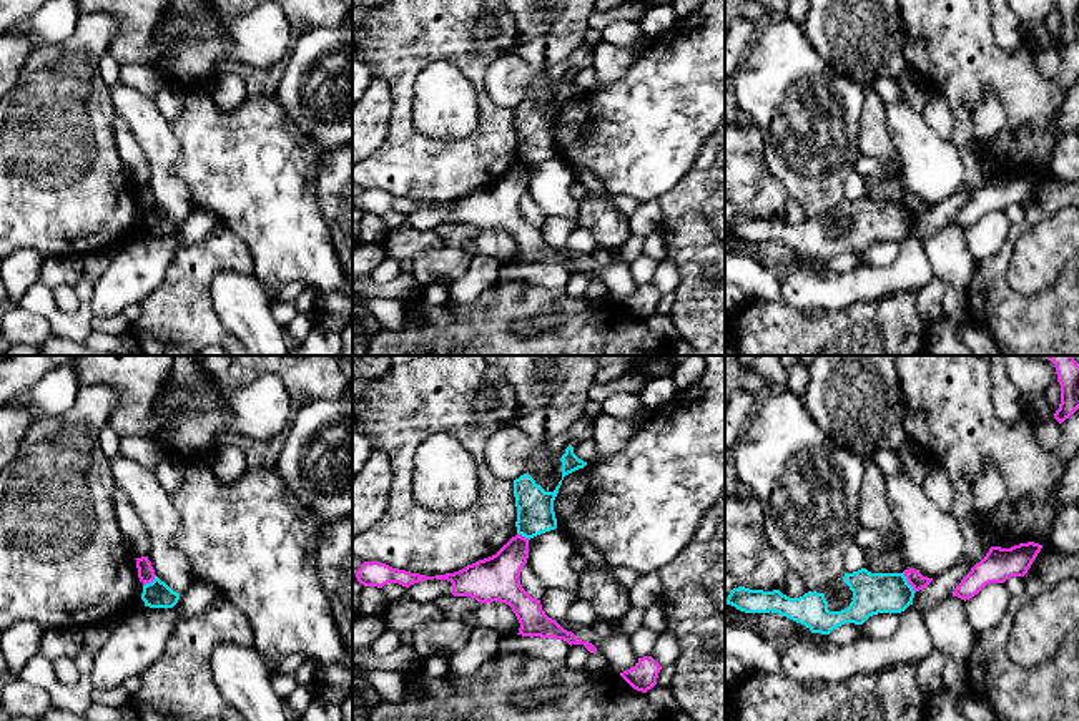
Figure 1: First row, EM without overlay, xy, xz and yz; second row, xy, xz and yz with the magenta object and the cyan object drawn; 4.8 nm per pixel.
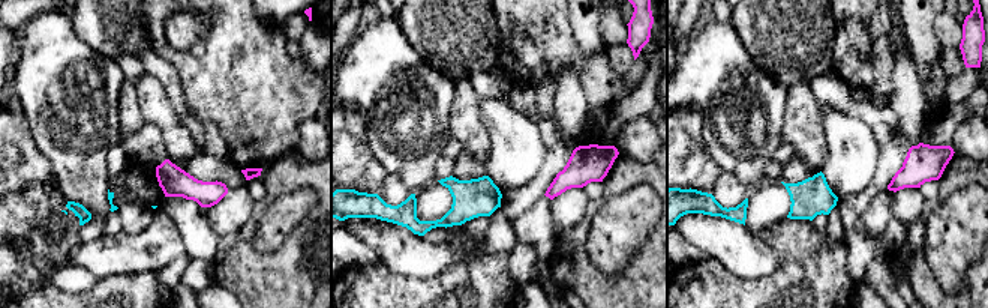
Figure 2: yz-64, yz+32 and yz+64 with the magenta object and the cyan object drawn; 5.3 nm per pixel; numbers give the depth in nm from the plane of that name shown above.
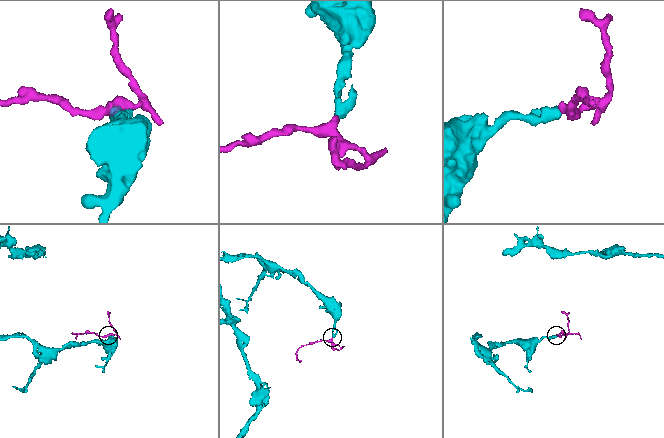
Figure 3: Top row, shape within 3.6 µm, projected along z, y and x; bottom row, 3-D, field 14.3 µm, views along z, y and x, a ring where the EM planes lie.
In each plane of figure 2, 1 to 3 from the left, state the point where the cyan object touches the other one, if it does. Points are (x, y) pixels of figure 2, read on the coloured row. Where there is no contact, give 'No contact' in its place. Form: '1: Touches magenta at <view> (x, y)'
1: No contact
2: No contact
3: No contact

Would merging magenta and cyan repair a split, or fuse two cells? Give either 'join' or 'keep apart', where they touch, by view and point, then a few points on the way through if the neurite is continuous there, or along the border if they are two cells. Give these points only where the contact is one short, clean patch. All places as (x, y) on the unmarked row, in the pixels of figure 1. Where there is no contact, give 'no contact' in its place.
keep apart; meets magenta in yz at (908, 210); border along yz (903, 200), (915, 220)

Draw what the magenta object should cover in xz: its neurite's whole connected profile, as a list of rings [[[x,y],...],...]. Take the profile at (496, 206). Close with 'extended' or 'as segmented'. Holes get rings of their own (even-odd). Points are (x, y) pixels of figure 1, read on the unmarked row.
[[[512,164],[495,183],[479,188],[466,196],[426,204],[406,198],[392,196],[379,189],[364,189],[356,206],[364,214],[382,216],[387,211],[399,211],[409,216],[424,208],[447,208],[452,211],[454,224],[471,224],[482,231],[505,231],[515,241],[520,256],[517,262],[564,267],[570,274],[584,272],[590,281],[597,276],[579,267],[572,259],[564,258],[555,248],[542,238],[540,228],[532,226],[520,213],[520,199],[529,186],[529,166]]] | as segmented

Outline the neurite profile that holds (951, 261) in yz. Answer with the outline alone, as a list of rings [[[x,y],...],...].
[[[951,224],[926,238],[923,246],[933,264],[933,276],[964,296],[978,266],[966,246],[964,228]]]

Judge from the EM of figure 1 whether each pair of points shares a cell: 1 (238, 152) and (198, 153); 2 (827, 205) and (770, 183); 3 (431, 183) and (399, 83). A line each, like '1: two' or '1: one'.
1: one
2: two
3: one

